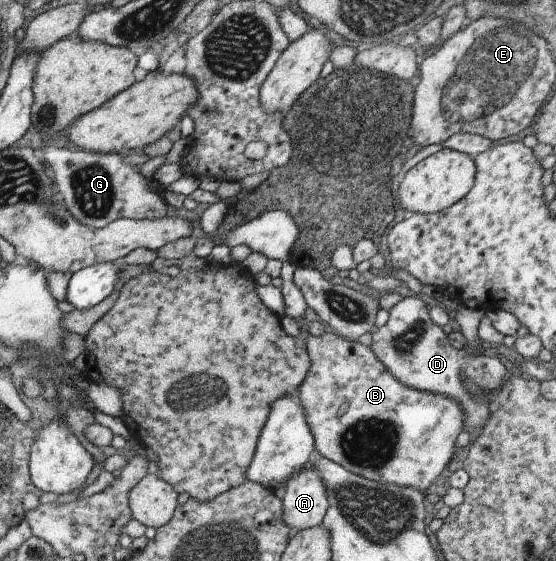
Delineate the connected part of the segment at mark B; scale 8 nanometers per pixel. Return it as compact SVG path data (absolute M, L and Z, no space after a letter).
M332 331L319 336L310 335L304 342L311 364L296 397L305 411L320 455L380 485L412 488L425 494L454 457L456 438L463 431L461 406L446 396L405 386L376 359L370 347L360 342L349 342Z

